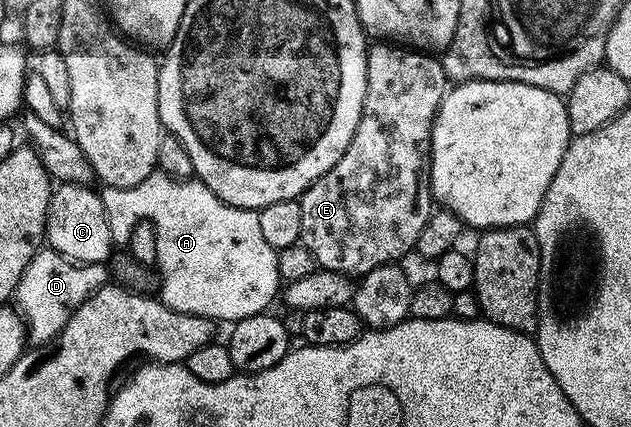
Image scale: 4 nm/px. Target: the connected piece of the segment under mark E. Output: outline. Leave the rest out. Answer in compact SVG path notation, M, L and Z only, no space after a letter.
M400 44L369 45L366 96L364 97L362 116L354 128L354 136L350 140L346 152L342 152L338 164L334 164L334 168L330 168L330 172L322 175L317 182L311 182L298 199L302 208L300 242L306 248L310 248L319 269L333 270L349 276L363 276L379 266L391 266L399 263L404 260L400 258L406 257L408 253L411 255L415 251L418 236L422 236L422 228L426 228L426 220L430 220L434 209L432 196L432 125L437 112L440 110L440 105L444 102L444 95L448 93L449 89L450 83L444 71L444 63L439 57L423 50L405 48Z

